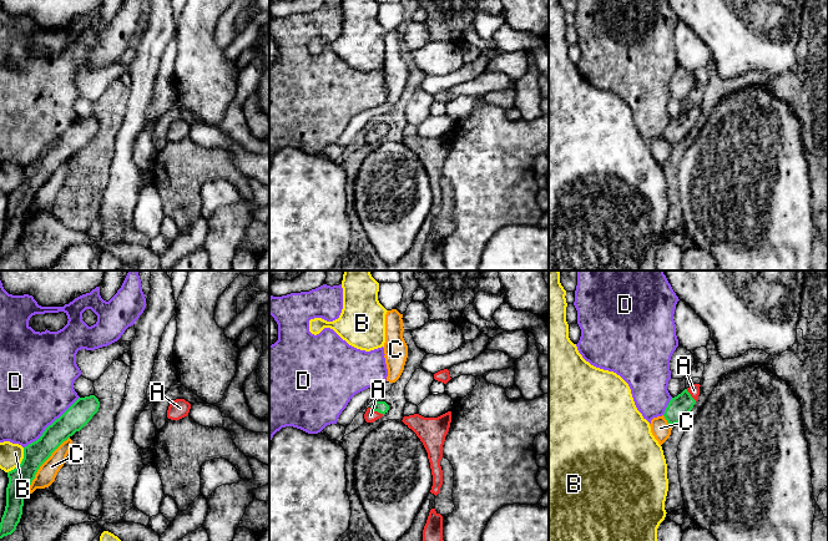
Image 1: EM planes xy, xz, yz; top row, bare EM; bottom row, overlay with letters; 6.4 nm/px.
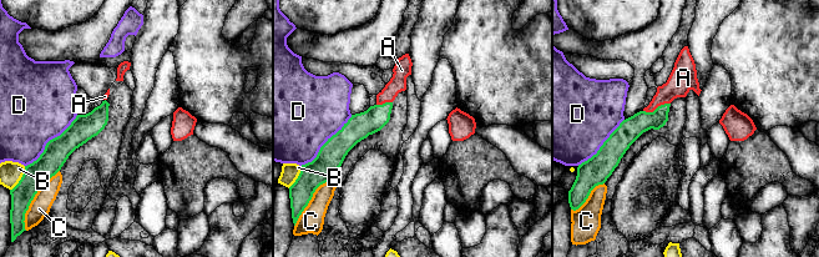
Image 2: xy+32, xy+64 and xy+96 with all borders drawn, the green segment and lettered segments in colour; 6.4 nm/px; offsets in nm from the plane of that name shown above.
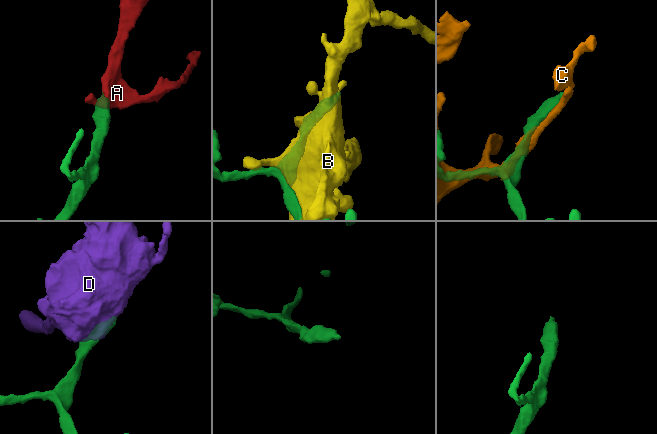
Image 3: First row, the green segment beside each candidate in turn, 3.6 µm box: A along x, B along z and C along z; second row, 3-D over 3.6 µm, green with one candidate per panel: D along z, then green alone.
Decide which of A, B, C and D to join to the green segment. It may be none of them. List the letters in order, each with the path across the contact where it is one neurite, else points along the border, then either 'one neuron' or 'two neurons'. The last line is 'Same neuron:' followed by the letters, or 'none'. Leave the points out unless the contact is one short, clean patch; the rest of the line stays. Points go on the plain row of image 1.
A: across xz (380, 127), (377, 131), (370, 136) | one neuron
B: two neurons
C: two neurons
D: two neurons
Same neuron: A

